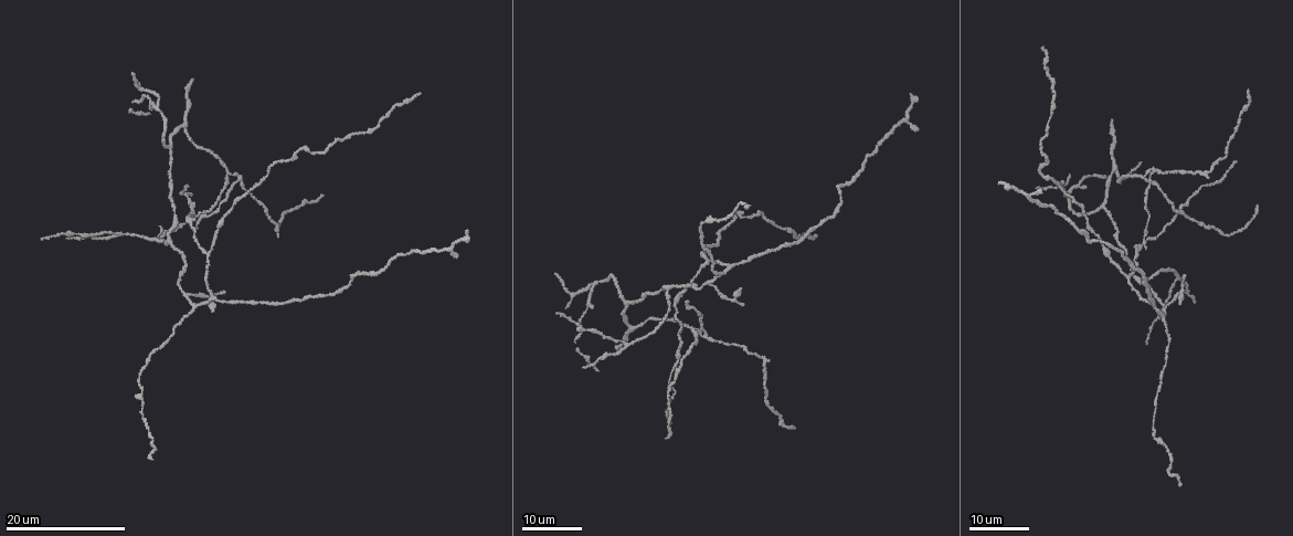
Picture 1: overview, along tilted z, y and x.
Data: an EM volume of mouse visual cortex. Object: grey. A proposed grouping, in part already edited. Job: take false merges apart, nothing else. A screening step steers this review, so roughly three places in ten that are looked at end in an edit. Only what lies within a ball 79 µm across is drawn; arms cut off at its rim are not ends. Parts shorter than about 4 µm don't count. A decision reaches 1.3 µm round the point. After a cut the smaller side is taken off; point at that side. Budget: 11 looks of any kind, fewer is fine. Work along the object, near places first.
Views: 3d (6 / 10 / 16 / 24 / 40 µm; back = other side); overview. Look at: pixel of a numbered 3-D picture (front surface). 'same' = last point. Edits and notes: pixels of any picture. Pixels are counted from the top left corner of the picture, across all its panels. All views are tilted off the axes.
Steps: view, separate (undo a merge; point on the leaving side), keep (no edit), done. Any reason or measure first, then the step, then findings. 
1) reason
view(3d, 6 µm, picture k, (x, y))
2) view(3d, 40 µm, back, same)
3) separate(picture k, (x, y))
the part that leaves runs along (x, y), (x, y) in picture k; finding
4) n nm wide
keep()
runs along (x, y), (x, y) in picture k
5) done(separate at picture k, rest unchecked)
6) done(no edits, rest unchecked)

arms part here
view(3d, 24 µm, picture 1, (119, 234))

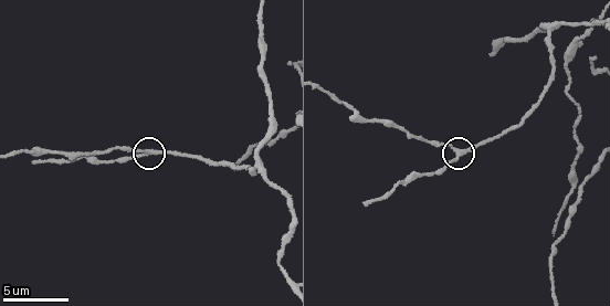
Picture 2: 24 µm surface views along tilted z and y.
view(3d, 6 µm, picture 2, (456, 152))

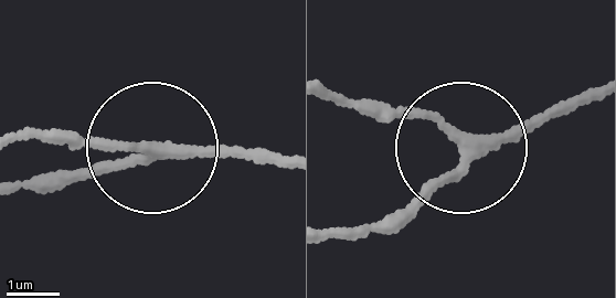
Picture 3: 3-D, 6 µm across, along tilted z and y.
200 nm wide
keep()
runs along (592, 92), (471, 137), (447, 172), (360, 236) in picture 3; one cell here

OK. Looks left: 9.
three-way junction
view(3d, 16 µm, picture 1, (184, 127))

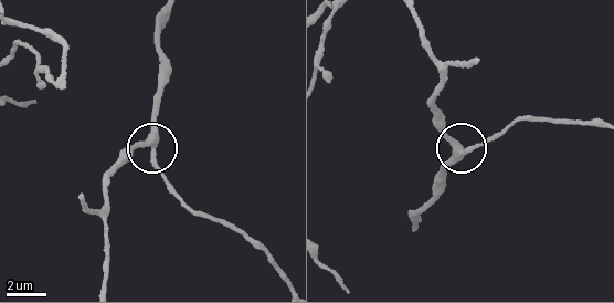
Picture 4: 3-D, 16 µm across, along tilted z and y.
view(3d, 10 µm, picture 4, (152, 146))

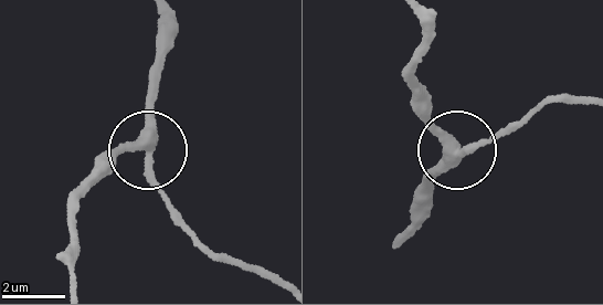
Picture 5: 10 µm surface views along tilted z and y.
side arm 10 µm
keep()
runs along (71, 265), (77, 186), (151, 144), (157, 52) in picture 5; all the same cell

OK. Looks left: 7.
three arms meet
view(3d, 10 µm, picture 2, (551, 27))

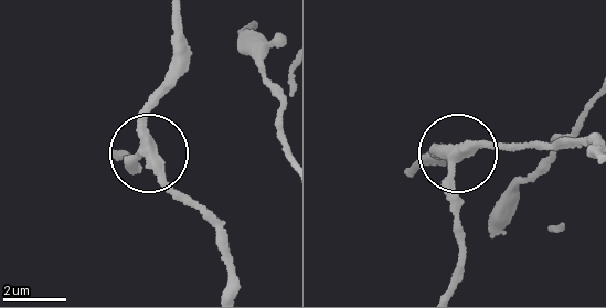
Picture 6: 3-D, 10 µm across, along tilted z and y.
side arm 31 µm; 3 arms
keep()
one cell here

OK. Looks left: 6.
branch point
view(3d, 24 µm, picture 1, (1126, 277))

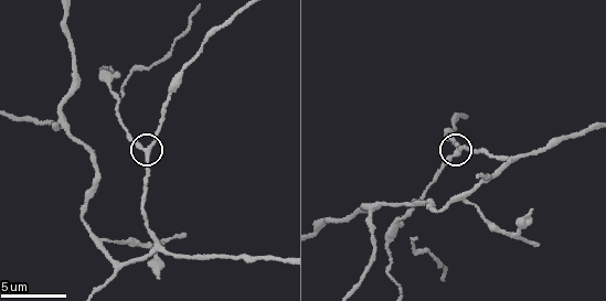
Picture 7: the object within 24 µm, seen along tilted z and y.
zoom in
view(3d, 10 µm, picture 7, (453, 152))

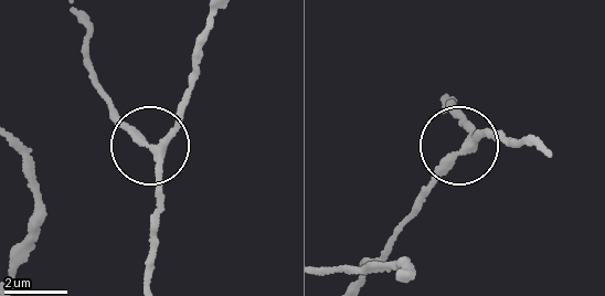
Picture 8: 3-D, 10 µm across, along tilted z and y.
view(3d, 10 µm, back, picture 8, (152, 148))

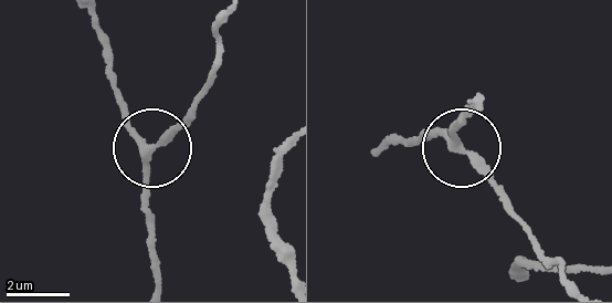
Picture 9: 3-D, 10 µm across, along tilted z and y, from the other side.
keep()
runs along (155, 282), (146, 204), (151, 155), (160, 136), (190, 119) in picture 9; one cell here

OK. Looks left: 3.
three-way junction
view(3d, 24 µm, picture 1, (626, 302))

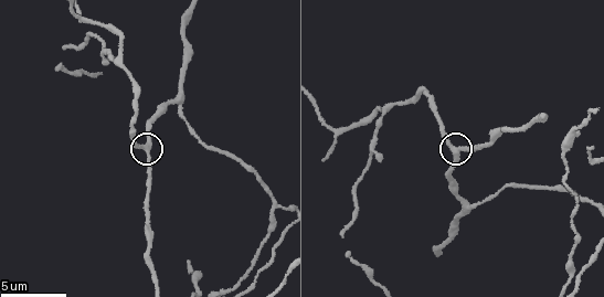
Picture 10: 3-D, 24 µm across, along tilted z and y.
view(3d, 10 µm, picture 10, (454, 148))

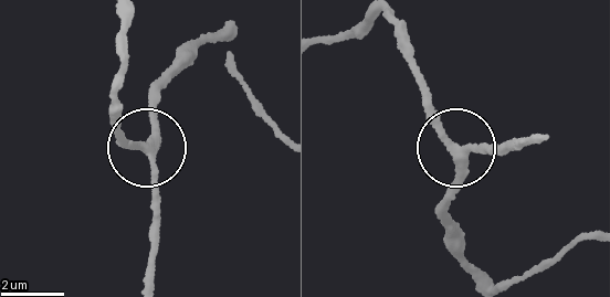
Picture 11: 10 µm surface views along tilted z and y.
240 nm wide
keep()
runs along (147, 280), (155, 173), (143, 145), (116, 138) in picture 11; continuous, no second cell

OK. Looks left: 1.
done(no edits, rest unchecked)

